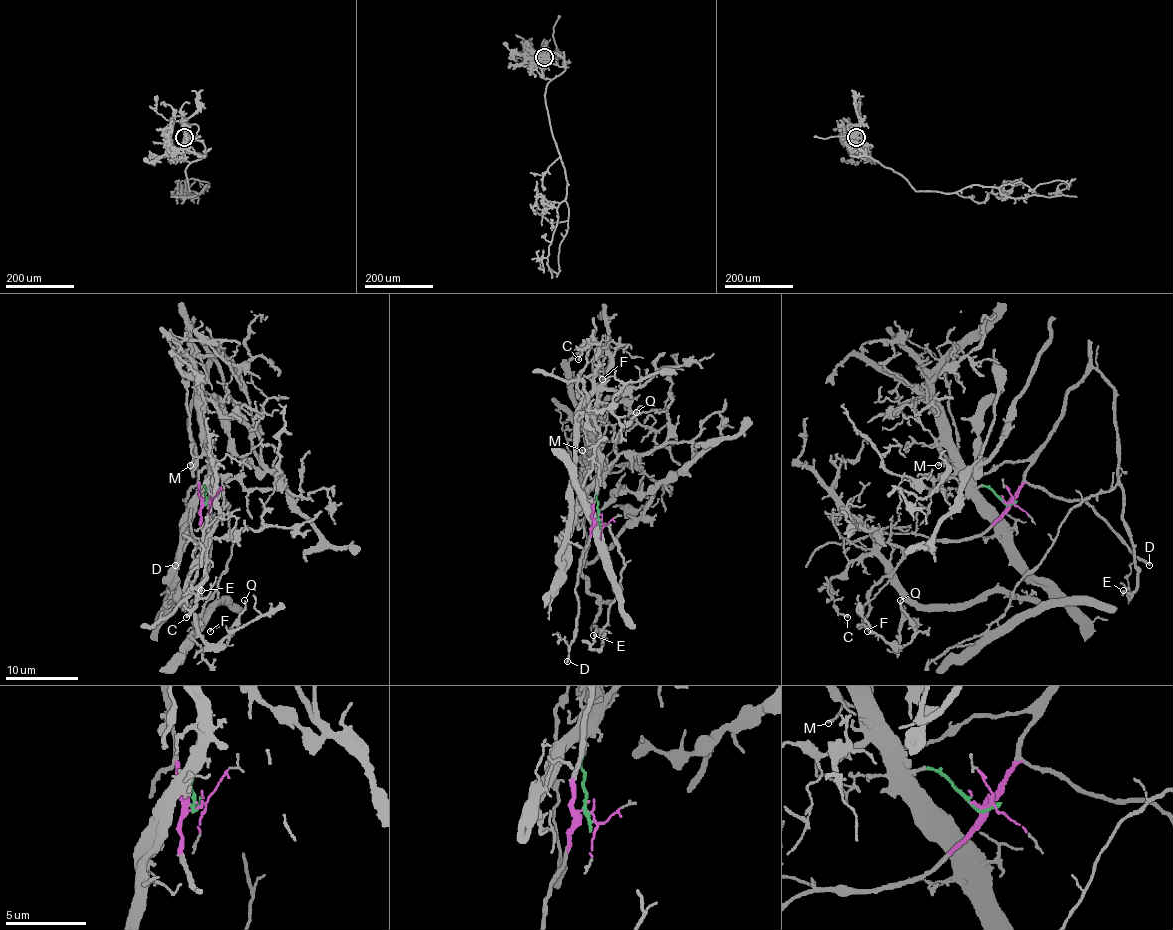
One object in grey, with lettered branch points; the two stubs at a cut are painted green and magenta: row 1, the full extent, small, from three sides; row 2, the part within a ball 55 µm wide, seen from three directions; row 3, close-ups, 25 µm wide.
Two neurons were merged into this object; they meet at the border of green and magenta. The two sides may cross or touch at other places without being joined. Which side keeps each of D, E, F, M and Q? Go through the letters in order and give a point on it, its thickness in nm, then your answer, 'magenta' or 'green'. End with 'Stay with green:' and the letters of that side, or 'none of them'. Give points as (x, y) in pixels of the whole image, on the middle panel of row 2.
D: (567, 661) | 200 nm | magenta
E: (593, 635) | 110 nm | magenta
F: (602, 379) | 100 nm | green
M: (582, 450) | 100 nm | magenta
Q: (636, 412) | 90 nm | green
Stay with green: F, Q

